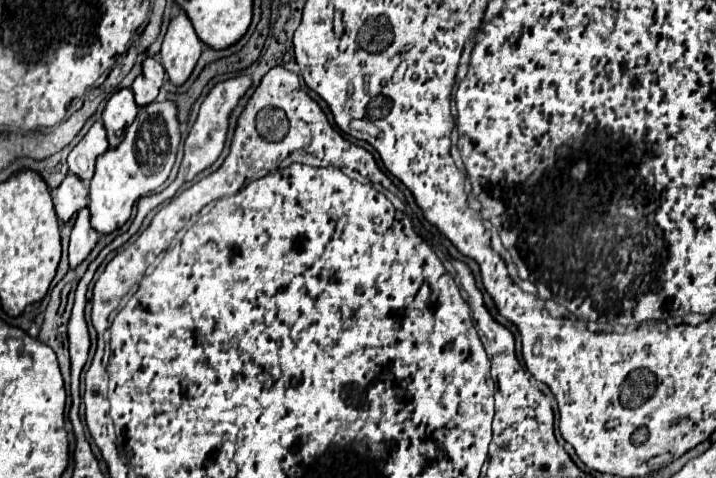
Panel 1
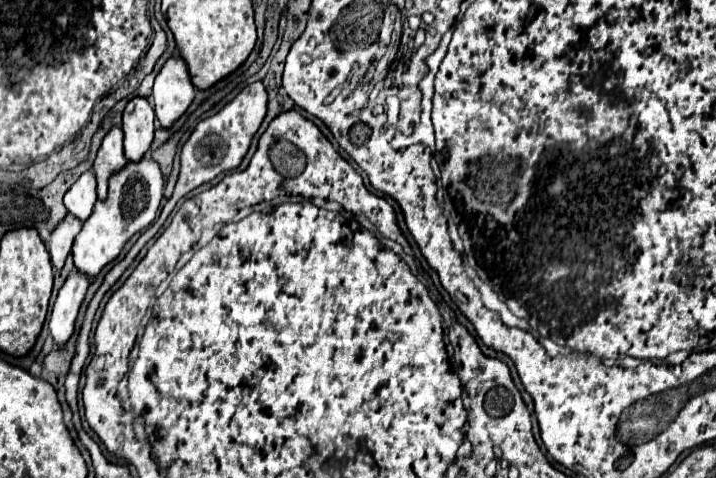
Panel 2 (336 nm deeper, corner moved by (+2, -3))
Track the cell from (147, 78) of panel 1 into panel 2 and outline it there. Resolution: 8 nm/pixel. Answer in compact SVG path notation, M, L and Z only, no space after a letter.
M133 97L123 111L123 133L125 133L125 157L139 161L149 151L155 129L155 111L147 97Z

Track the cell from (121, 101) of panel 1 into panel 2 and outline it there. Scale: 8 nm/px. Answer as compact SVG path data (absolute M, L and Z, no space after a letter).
M115 125L105 135L105 139L103 139L103 143L97 151L95 163L93 163L93 171L95 171L95 177L97 177L97 197L99 199L107 197L109 175L115 169L121 169L125 163L127 163L127 157L123 153L123 131L121 131L121 127Z

